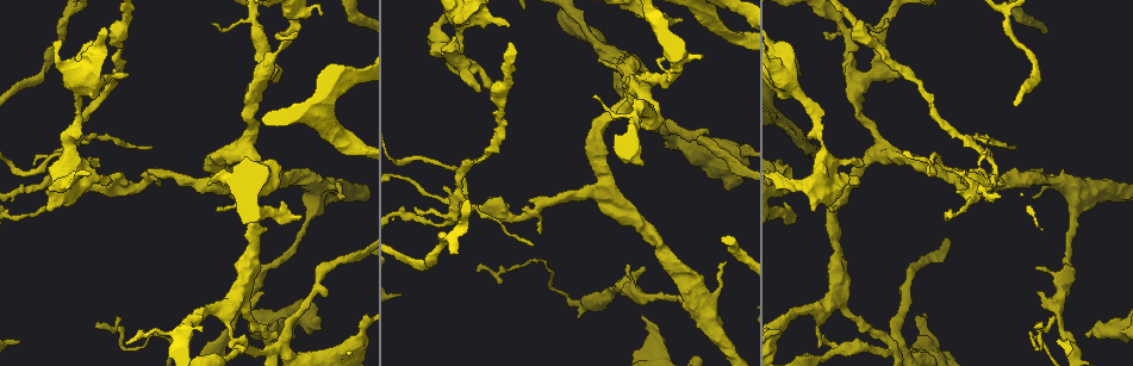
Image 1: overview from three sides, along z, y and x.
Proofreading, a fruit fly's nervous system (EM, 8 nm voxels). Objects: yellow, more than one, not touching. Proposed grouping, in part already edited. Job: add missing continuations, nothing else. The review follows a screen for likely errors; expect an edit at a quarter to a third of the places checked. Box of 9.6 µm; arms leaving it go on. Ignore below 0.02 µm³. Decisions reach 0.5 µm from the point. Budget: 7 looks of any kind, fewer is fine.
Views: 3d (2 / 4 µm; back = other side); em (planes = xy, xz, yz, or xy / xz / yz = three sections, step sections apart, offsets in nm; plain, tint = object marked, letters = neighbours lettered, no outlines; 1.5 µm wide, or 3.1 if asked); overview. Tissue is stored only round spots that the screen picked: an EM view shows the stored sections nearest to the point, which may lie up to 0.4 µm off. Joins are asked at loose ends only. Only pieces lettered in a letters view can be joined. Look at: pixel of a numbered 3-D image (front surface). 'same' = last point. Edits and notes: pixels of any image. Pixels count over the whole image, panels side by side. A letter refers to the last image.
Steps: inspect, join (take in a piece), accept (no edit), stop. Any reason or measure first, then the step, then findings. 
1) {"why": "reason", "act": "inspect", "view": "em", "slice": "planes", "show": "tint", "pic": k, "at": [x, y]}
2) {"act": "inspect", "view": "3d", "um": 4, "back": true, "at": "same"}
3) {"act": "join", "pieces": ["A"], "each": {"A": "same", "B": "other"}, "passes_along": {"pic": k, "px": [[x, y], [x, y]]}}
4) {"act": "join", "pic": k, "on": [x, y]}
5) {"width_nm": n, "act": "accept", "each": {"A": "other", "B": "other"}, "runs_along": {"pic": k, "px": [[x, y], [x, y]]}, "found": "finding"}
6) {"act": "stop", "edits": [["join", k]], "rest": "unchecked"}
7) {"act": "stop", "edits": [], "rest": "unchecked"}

{"why": "an open end", "act": "inspect", "view": "3d", "um": 4, "pic": 1, "at": [791, 216]}

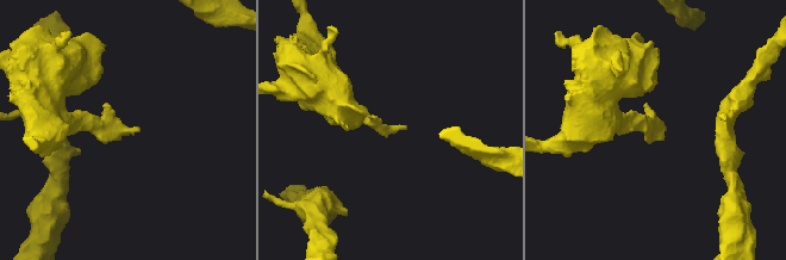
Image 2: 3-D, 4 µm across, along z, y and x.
{"why": "need the tissue", "act": "inspect", "view": "em", "slice": "planes", "show": "letters", "pic": 2, "at": [135, 130]}

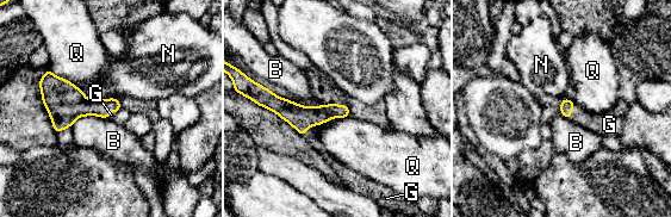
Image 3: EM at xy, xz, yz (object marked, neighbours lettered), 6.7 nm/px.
{"act": "join", "pieces": ["G"], "each": {"B": "other", "G": "same", "N": "other", "Q": "other"}, "passes_along": {"pic": 3, "px": [[300, 117], [309, 126], [311, 136]]}, "found": "it goes on there"}

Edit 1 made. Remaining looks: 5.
{"why": "redraw", "act": "inspect", "view": "overview"}

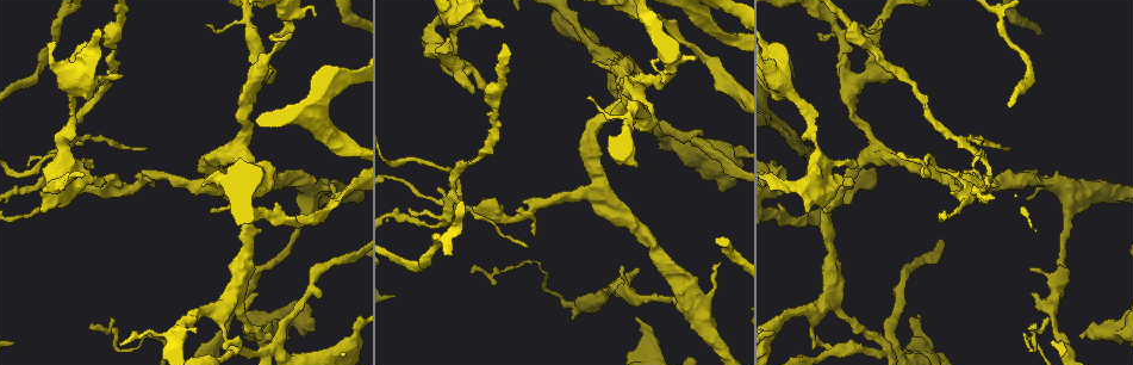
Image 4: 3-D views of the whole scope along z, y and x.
{"why": "free end", "act": "inspect", "view": "em", "slice": "xz", "step": 4, "show": "letters", "pic": 4, "at": [27, 167]}

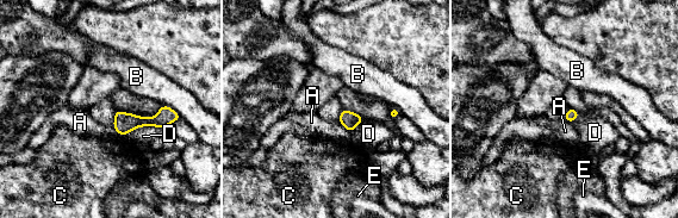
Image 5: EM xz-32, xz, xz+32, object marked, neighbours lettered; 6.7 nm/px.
{"act": "accept", "each": {"A": "other", "B": "other", "C": "other", "D": "other", "E": "other"}, "border": {"pic": 5, "px": [[160, 126], [137, 126], [123, 136]]}, "found": "none of them fits"}

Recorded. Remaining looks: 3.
{"act": "stop", "edits": [["join", 3]], "rest": "unchecked"}

